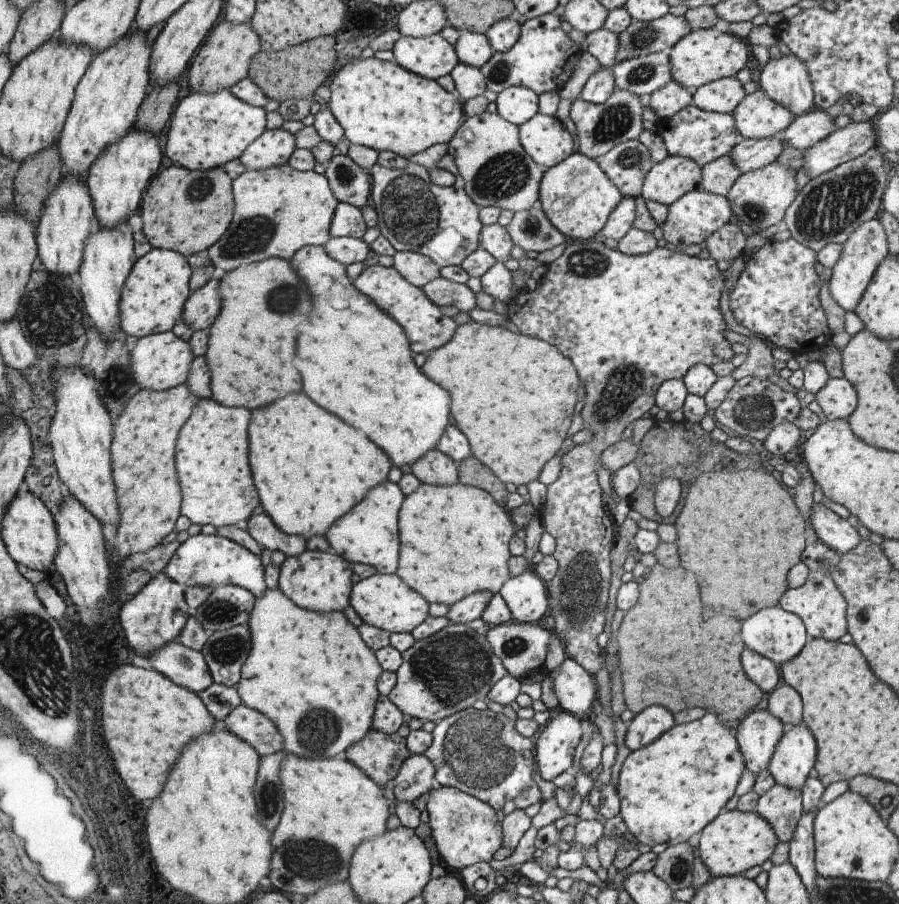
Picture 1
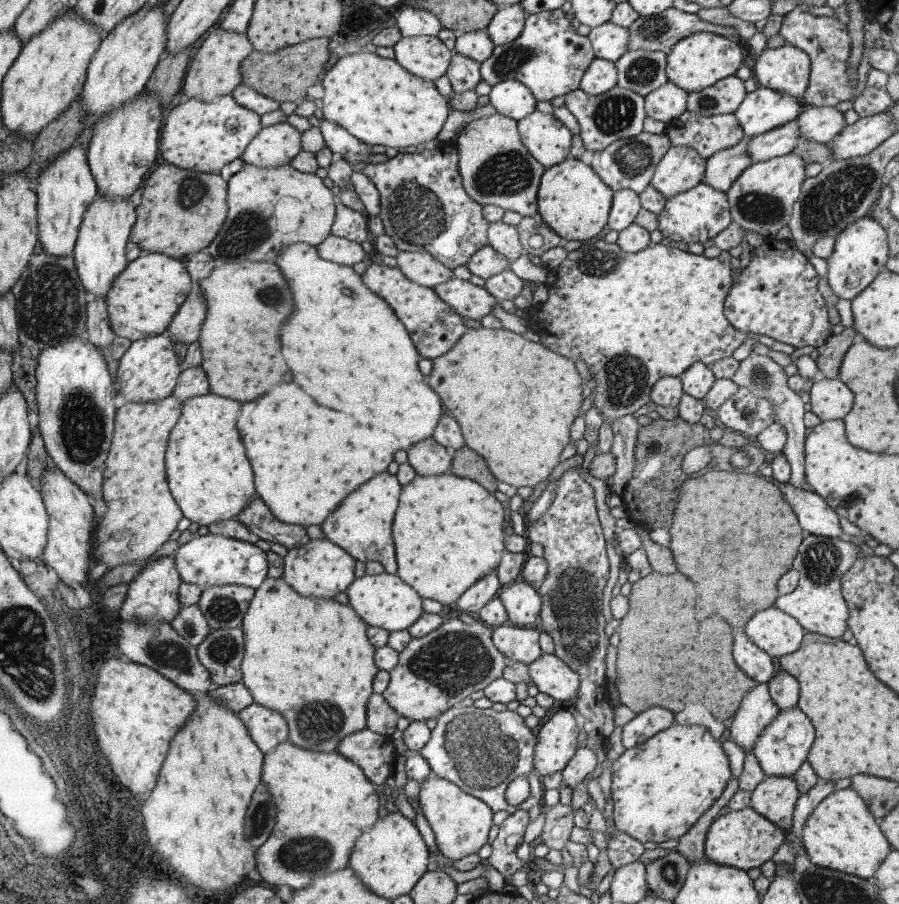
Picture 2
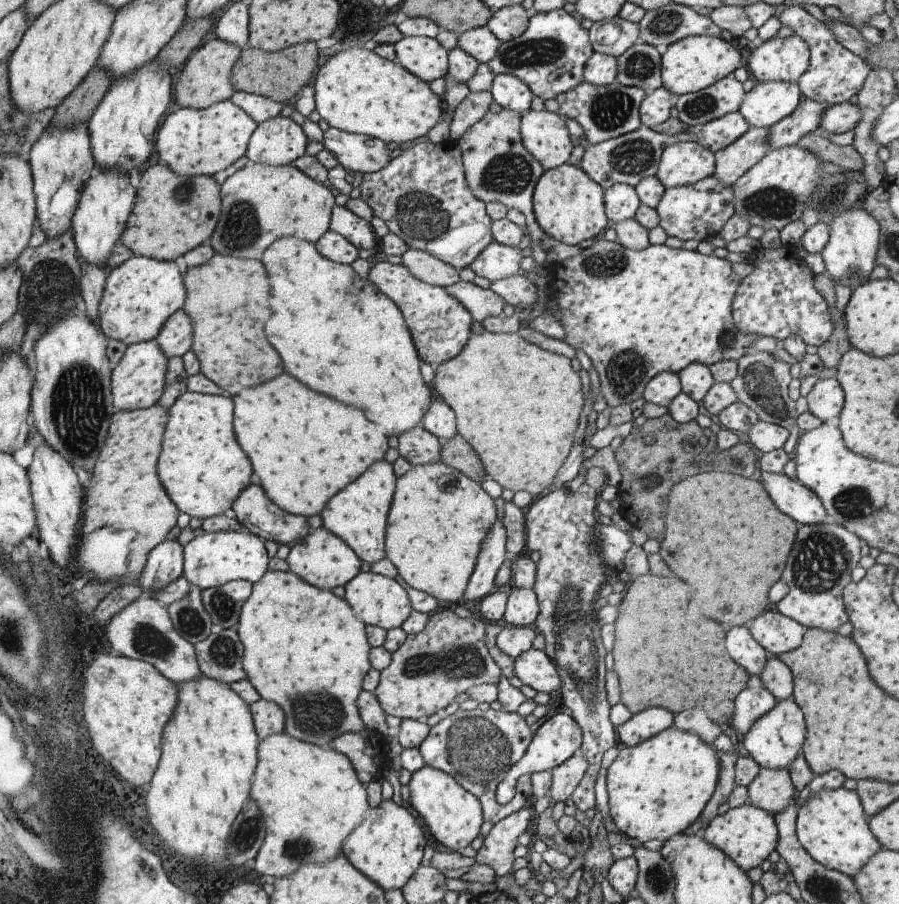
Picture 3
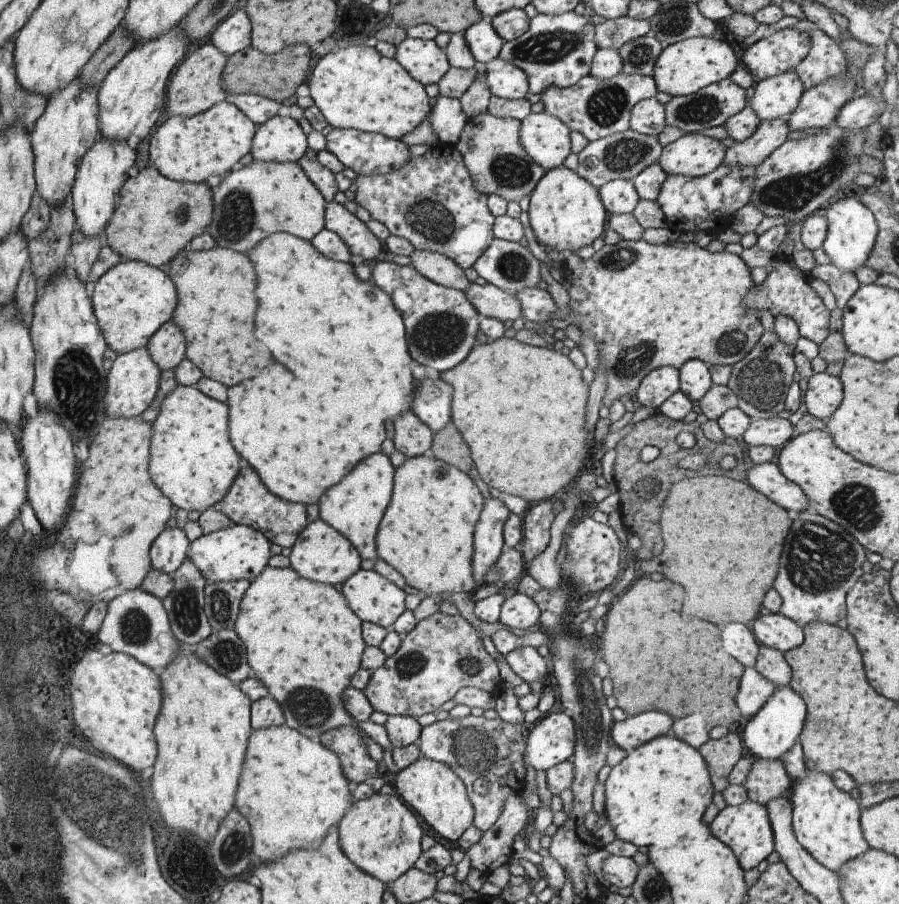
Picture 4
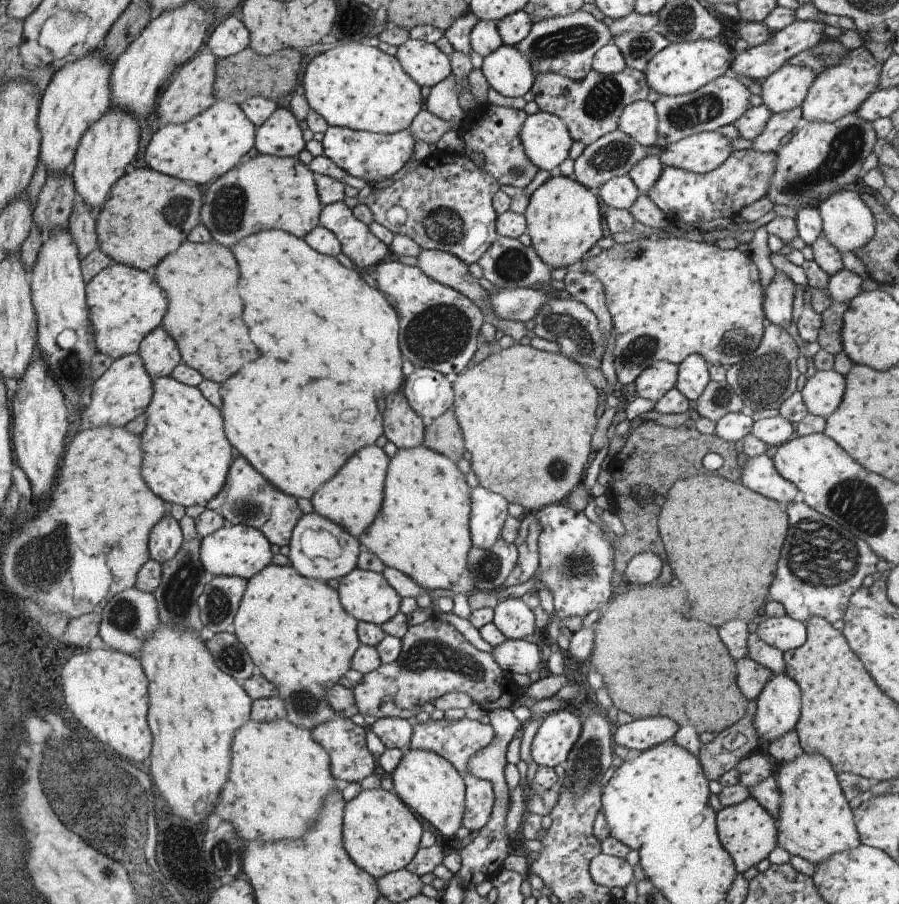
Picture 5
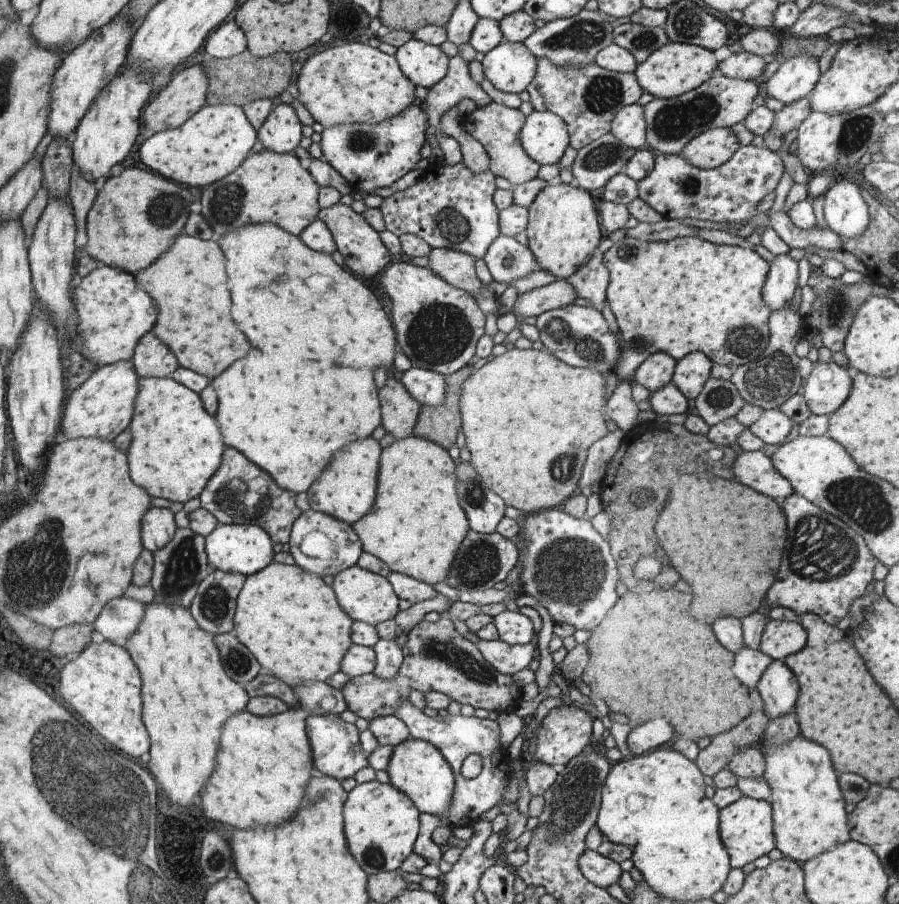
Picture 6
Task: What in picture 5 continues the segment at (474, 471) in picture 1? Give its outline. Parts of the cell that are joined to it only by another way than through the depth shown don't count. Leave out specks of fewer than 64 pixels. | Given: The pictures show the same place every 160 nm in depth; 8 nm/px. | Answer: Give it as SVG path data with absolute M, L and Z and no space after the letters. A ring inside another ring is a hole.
M452 408L425 425L423 433L424 446L446 455L455 463L466 451L462 431Z

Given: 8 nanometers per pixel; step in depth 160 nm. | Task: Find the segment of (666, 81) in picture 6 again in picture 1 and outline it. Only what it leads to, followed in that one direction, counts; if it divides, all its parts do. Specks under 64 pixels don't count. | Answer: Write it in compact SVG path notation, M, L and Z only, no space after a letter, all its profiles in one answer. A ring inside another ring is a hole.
M713 27L691 30L667 52L671 62L672 80L693 92L710 81L722 77L736 77L744 66L749 66L748 43L748 40L741 39L738 35L719 32Z

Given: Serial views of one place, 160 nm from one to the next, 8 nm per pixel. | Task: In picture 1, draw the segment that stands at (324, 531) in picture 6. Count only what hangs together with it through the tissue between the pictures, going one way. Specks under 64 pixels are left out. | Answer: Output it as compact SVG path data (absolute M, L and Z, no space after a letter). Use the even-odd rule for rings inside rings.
M307 549L298 556L286 557L279 568L279 588L300 608L327 613L350 605L353 570L351 563L334 552Z

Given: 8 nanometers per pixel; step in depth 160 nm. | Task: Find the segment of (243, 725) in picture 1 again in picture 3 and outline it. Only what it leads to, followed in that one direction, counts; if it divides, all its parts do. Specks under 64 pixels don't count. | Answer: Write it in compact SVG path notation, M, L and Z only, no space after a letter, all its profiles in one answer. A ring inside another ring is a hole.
M260 698L250 708L260 742L272 735L286 732L286 713L279 704Z

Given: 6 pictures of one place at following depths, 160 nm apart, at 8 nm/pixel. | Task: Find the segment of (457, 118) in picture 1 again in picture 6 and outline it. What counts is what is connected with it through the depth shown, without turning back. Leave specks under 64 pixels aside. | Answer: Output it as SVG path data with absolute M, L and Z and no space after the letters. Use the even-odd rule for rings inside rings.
M348 42L342 46L332 46L305 60L296 78L298 98L316 122L324 128L337 124L372 123L392 118L417 102L414 96L415 84L400 70L395 55L388 55L362 42Z

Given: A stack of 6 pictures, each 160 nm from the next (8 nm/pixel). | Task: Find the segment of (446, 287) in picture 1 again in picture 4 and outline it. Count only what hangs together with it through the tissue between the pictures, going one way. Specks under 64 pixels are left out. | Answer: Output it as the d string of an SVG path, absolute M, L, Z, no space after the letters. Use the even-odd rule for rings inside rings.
M472 283L465 293L482 318L492 317L500 322L508 322L522 317L522 307L518 297L504 292L493 284Z

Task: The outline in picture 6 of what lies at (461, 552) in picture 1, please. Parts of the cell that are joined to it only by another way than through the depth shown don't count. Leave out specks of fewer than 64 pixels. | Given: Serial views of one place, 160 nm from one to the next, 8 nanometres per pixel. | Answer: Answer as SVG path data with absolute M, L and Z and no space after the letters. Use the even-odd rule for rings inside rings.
M414 434L396 439L382 449L377 479L372 508L352 524L363 550L380 558L394 573L411 576L432 586L437 582L446 582L457 550L470 529L467 516L457 500L455 490L458 478L455 462L448 451L434 441Z

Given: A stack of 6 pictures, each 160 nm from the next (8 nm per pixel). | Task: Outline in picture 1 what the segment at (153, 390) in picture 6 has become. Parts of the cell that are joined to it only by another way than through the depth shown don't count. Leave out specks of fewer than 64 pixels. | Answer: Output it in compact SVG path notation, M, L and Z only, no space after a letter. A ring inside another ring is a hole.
M212 398L200 399L195 407L196 412L192 411L191 418L182 425L175 442L174 464L179 487L182 488L182 514L201 526L243 527L253 515L254 508L261 504L249 463L250 412L246 408L228 408Z

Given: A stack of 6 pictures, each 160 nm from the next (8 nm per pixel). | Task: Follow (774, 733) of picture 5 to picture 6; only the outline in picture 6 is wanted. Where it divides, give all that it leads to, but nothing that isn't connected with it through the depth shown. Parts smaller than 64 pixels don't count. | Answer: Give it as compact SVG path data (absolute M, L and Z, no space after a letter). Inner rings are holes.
M773 659L756 688L771 719L794 711L800 687L796 675L784 661Z

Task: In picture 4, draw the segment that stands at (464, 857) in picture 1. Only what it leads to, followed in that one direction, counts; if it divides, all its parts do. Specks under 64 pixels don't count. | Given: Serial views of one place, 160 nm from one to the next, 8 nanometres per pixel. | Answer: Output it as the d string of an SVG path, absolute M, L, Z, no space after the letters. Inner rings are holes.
M421 756L415 763L409 764L406 768L390 776L389 780L395 787L397 795L418 816L422 816L422 820L428 822L428 826L440 838L456 842L462 833L473 825L474 811L467 792L468 788L451 766Z

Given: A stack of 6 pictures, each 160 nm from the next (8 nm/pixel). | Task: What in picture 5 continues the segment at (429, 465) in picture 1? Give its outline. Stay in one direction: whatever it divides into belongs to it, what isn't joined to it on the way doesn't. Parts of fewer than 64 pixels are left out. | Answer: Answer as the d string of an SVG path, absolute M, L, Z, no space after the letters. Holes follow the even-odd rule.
M402 389L386 398L382 414L382 433L398 449L414 448L423 444L423 418L410 406Z

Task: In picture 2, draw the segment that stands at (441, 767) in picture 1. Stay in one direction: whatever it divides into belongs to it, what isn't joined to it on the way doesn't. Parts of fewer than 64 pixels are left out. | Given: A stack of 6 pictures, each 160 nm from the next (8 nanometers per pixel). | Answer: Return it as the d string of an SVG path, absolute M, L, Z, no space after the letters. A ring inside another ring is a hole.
M460 704L437 718L430 740L419 753L428 761L436 776L453 782L464 792L483 800L493 813L506 810L512 814L520 809L528 811L534 806L543 807L545 788L542 778L533 771L536 743L537 738L524 725L524 718L517 711L470 709ZM522 775L530 778L530 796L521 805L514 806L506 802L505 790L513 778Z

